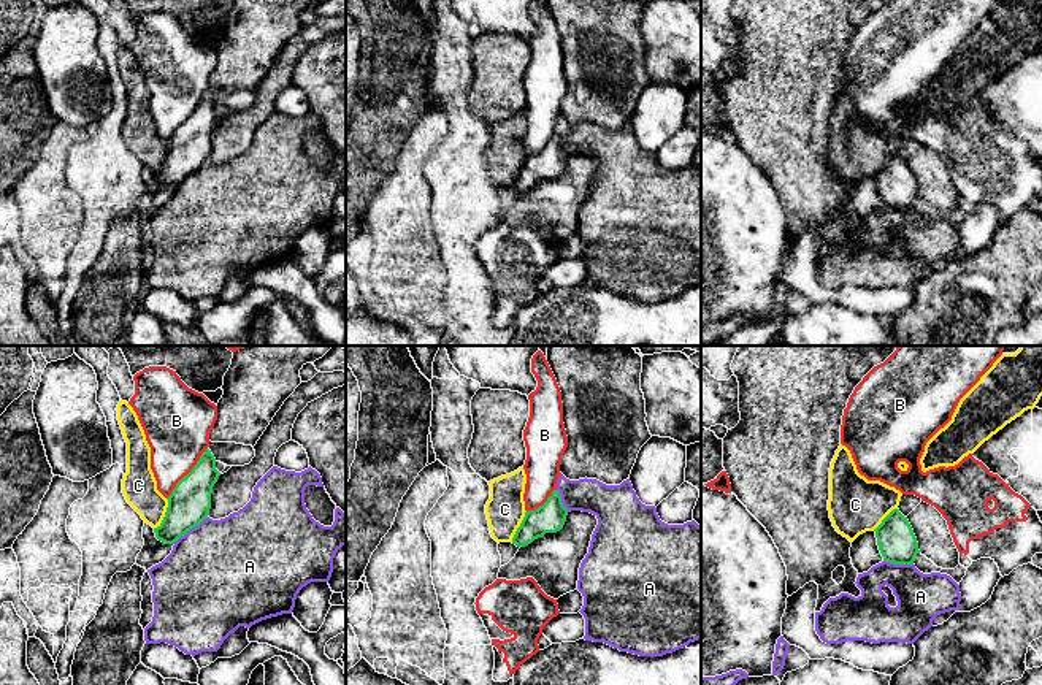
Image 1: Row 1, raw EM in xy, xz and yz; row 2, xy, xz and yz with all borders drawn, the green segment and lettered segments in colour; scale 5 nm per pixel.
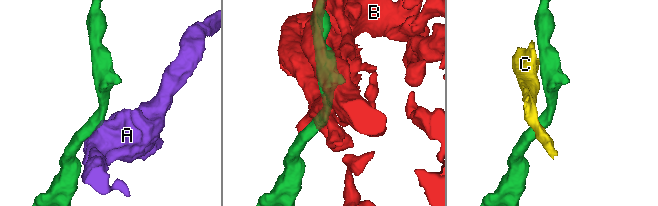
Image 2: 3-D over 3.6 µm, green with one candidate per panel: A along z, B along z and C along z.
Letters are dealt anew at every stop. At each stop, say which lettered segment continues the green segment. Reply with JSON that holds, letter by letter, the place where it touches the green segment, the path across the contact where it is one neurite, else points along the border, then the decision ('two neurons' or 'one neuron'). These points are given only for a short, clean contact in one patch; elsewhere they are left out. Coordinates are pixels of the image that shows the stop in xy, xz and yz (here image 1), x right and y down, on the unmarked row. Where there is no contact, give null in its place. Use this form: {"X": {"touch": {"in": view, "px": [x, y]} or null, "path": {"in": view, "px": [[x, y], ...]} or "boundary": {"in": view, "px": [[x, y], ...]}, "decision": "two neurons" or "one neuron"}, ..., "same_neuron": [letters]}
{"A": {"touch": {"in": "xy", "px": [191, 173]}, "decision": "two neurons"}, "B": {"touch": {"in": "xy", "px": [189, 118]}, "decision": "two neurons"}, "C": {"touch": {"in": "xy", "px": [165, 159]}, "boundary": {"in": "xy", "px": [[167, 143], [165, 160], [154, 173]]}, "decision": "two neurons"}, "same_neuron": []}

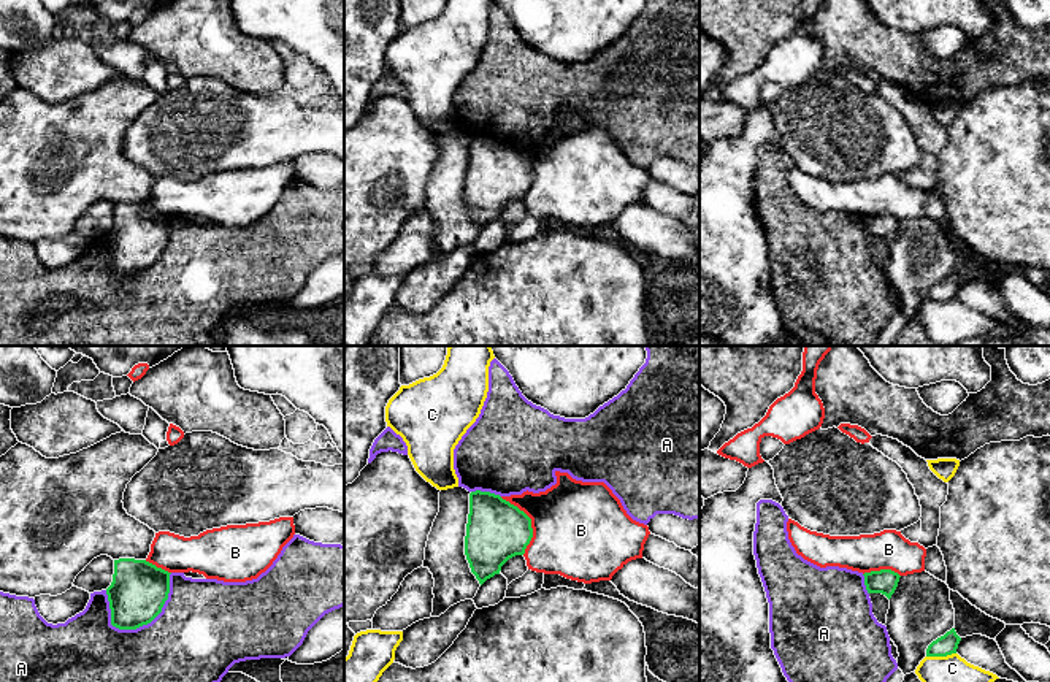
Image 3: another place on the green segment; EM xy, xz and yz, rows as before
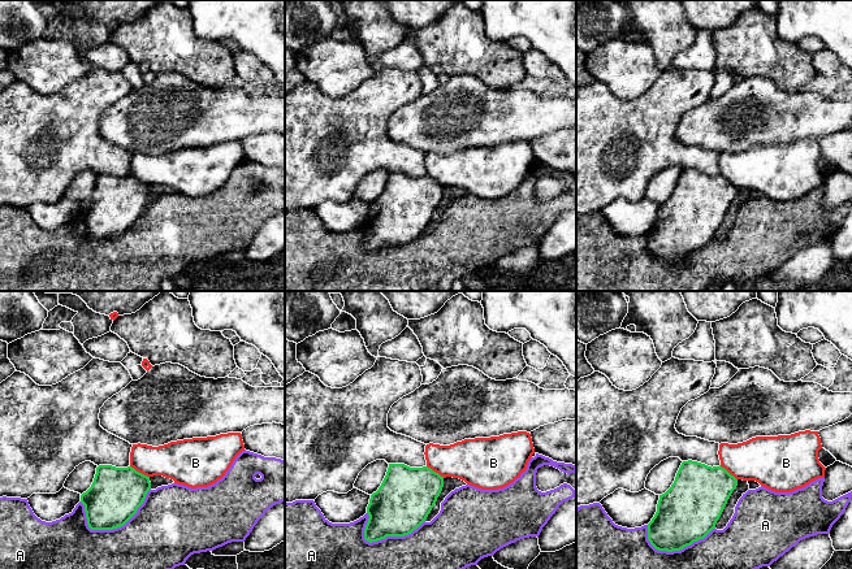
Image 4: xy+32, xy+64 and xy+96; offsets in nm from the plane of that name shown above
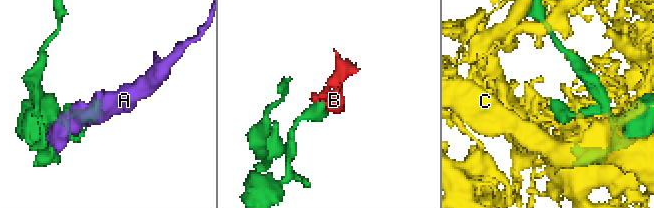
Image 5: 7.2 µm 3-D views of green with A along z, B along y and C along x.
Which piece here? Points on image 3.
{"A": {"touch": {"in": "xy", "px": [154, 262]}, "decision": "two neurons"}, "B": {"touch": {"in": "xz", "px": [530, 167]}, "boundary": {"in": "xz", "px": [[500, 141], [516, 149], [530, 164], [532, 184], [524, 199]]}, "decision": "two neurons"}, "C": {"touch": {"in": "yz", "px": [941, 300]}, "decision": "two neurons"}, "same_neuron": []}

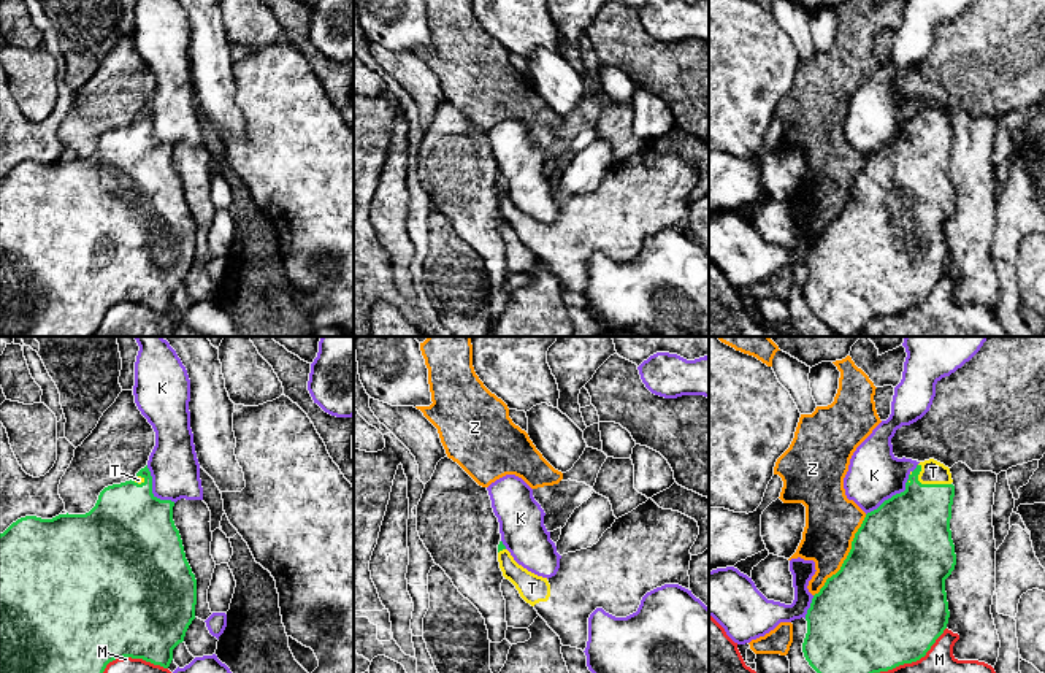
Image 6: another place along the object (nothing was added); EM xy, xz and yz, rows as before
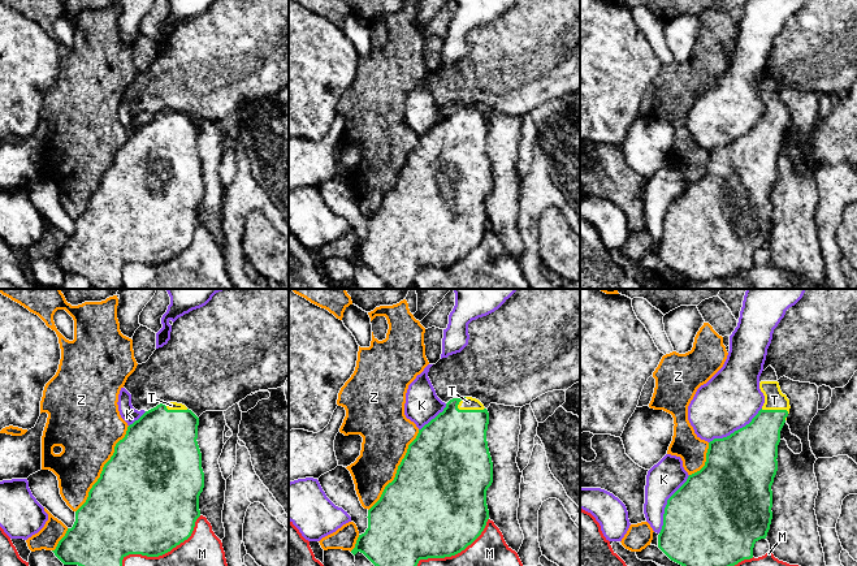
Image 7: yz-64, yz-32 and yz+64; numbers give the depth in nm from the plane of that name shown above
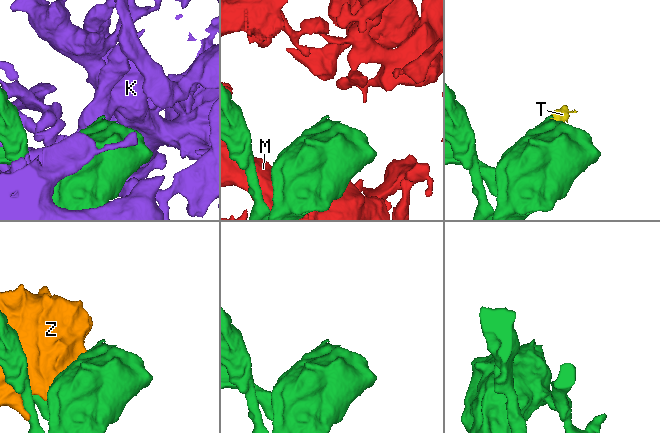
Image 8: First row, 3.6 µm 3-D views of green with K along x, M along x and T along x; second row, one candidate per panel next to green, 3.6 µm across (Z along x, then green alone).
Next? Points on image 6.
{"K": {"touch": {"in": "yz", "px": [893, 140]}, "decision": "two neurons"}, "M": {"touch": {"in": "xy", "px": [124, 300]}, "decision": "two neurons"}, "T": {"touch": {"in": "yz", "px": [926, 129]}, "path": {"in": "yz", "px": [[911, 175], [925, 153], [926, 129], [933, 116]]}, "decision": "one neuron"}, "Z": {"touch": {"in": "yz", "px": [847, 200]}, "decision": "two neurons"}, "same_neuron": ["T"]}

